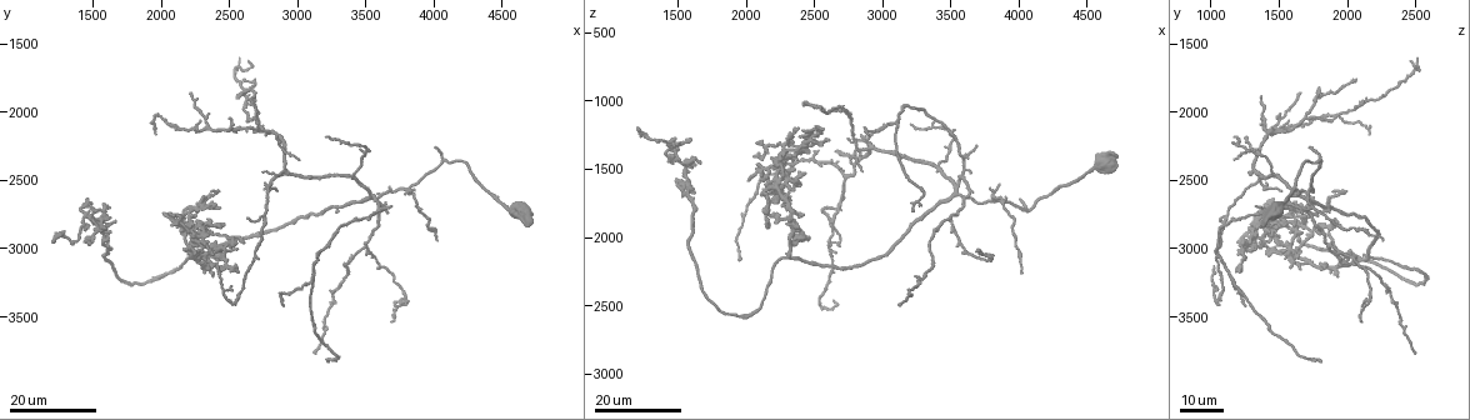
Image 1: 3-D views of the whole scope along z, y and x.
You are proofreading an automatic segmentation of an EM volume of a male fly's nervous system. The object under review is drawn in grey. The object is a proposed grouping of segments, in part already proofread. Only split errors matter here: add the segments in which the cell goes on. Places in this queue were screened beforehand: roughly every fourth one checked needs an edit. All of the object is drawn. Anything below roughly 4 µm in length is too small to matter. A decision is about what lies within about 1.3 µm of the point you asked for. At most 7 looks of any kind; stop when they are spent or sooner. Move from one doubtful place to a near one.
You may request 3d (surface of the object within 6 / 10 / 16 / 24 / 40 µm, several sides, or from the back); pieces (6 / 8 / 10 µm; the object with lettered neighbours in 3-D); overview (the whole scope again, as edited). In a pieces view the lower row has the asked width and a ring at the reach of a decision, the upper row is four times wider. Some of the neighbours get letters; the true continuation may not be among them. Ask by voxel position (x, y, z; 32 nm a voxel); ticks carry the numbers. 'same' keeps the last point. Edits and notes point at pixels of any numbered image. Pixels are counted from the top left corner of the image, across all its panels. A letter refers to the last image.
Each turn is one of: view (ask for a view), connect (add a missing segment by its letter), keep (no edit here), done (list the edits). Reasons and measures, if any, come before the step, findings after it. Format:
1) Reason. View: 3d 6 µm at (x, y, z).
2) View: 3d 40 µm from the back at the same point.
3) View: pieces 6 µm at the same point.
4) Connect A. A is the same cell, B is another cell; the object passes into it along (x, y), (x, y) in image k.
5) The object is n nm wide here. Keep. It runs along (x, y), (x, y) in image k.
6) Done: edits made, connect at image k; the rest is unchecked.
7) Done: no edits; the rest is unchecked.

Tapers out. View: 3d 16 µm at (4020, 2240, 1740).

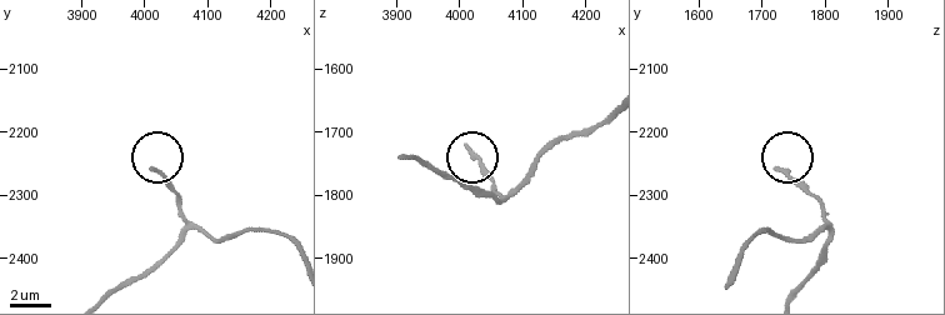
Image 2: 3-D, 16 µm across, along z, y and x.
View: pieces 8 µm at (4010, 2260, 1725).

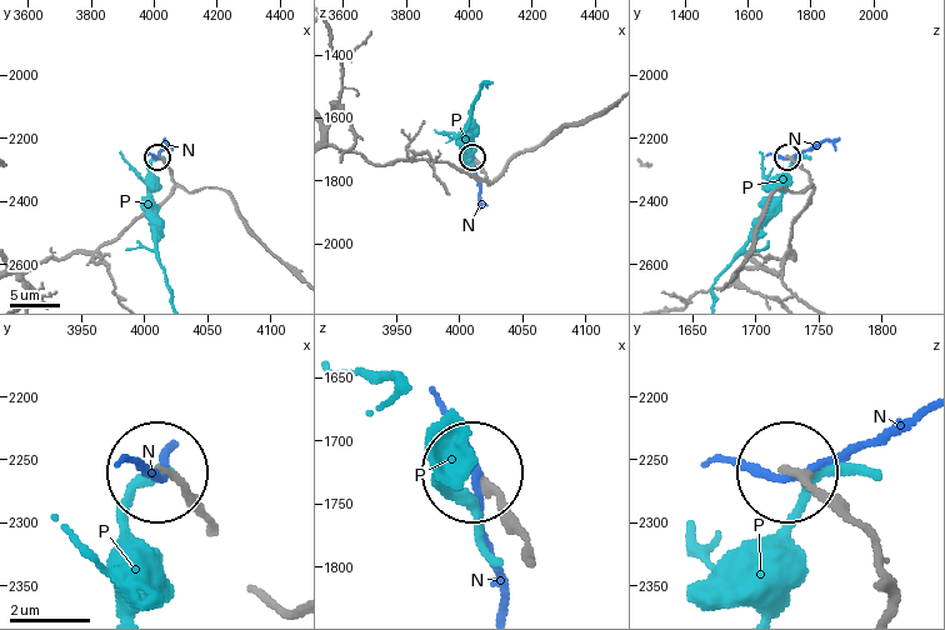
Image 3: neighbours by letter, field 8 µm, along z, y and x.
Keep. N and P are other cells; it runs along (535, 556), (515, 516), (478, 479) in image 3; none of them fits.

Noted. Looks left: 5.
An open end. View: 3d 16 µm at (2880, 3440, 1260).

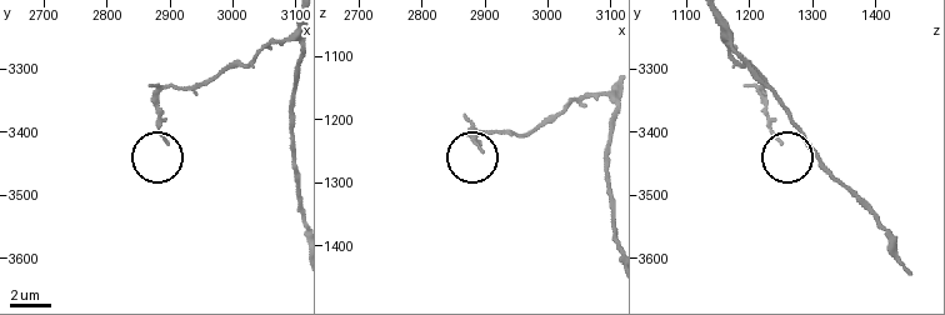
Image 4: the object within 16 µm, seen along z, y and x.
See the neighbours. View: pieces 10 µm at (2895, 3415, 1250).

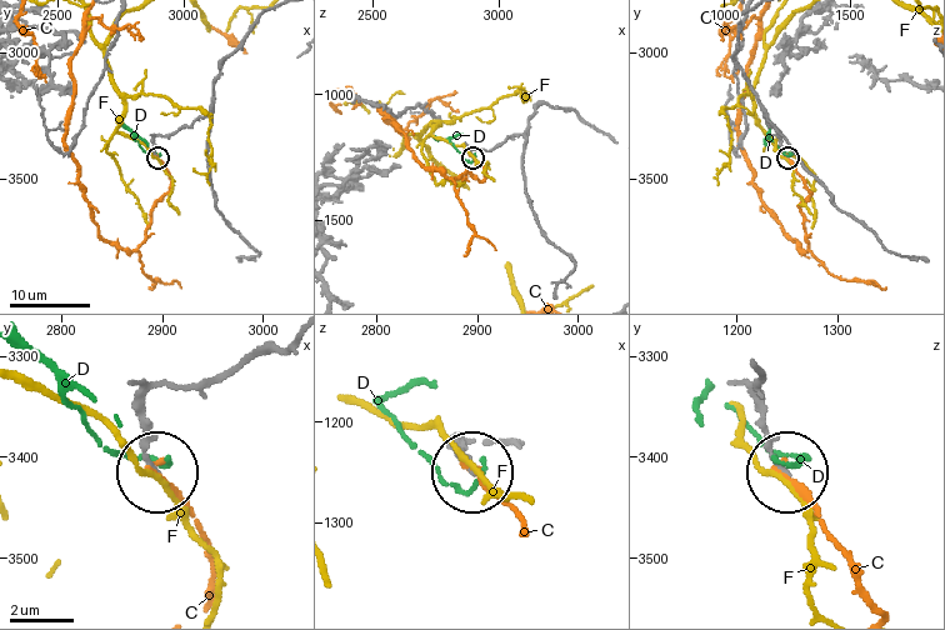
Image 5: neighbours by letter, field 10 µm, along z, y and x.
The object is 120 nm wide here. Keep. C, D and F are other cells; it runs along (291, 344), (194, 384), (154, 386), (146, 400), (151, 470) in image 5; no lettered segment goes on from it.

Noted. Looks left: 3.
Free end. View: 3d 16 µm at (2280, 2040, 1560).

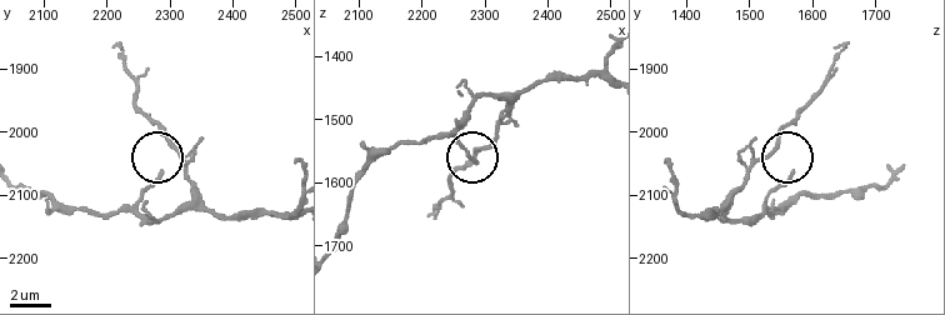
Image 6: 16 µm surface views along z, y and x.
Closer look. View: 3d 6 µm at (2290, 2060, 1570).

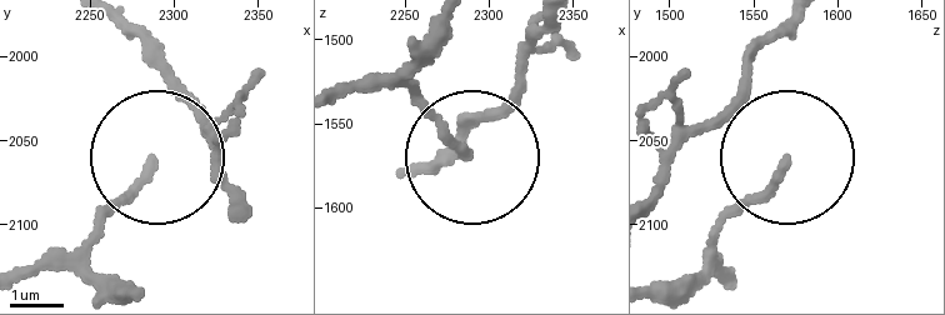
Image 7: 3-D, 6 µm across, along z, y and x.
View: pieces 10 µm at (2286, 2064, 1570).

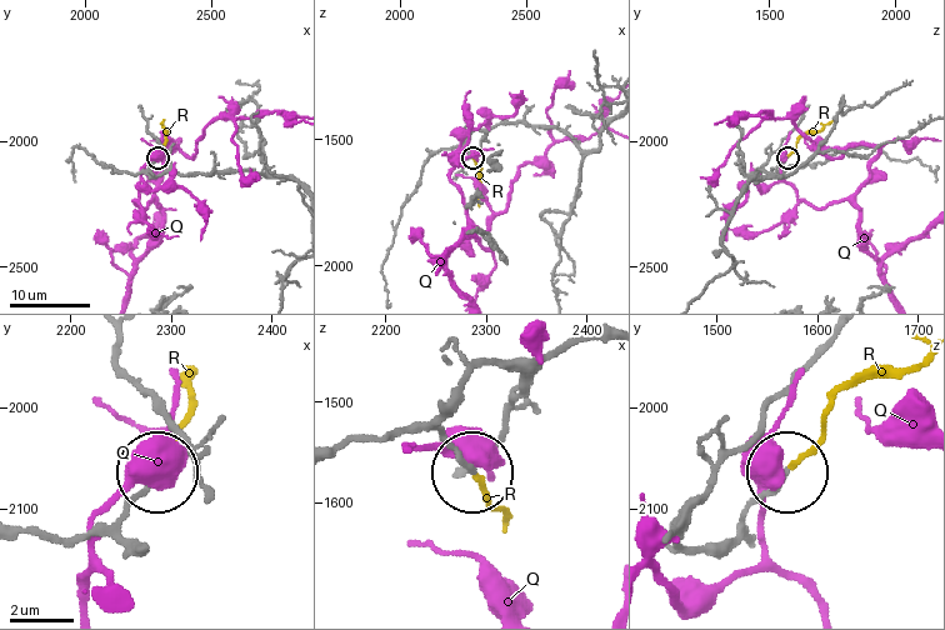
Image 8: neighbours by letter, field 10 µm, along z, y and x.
Connect R. R is the same cell, Q is another cell; the object passes into it along (715, 545), (818, 440), (834, 399), (923, 364) in image 8; it goes on there.

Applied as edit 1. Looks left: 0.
Done: edits made, connect at image 8; the rest is unchecked.

